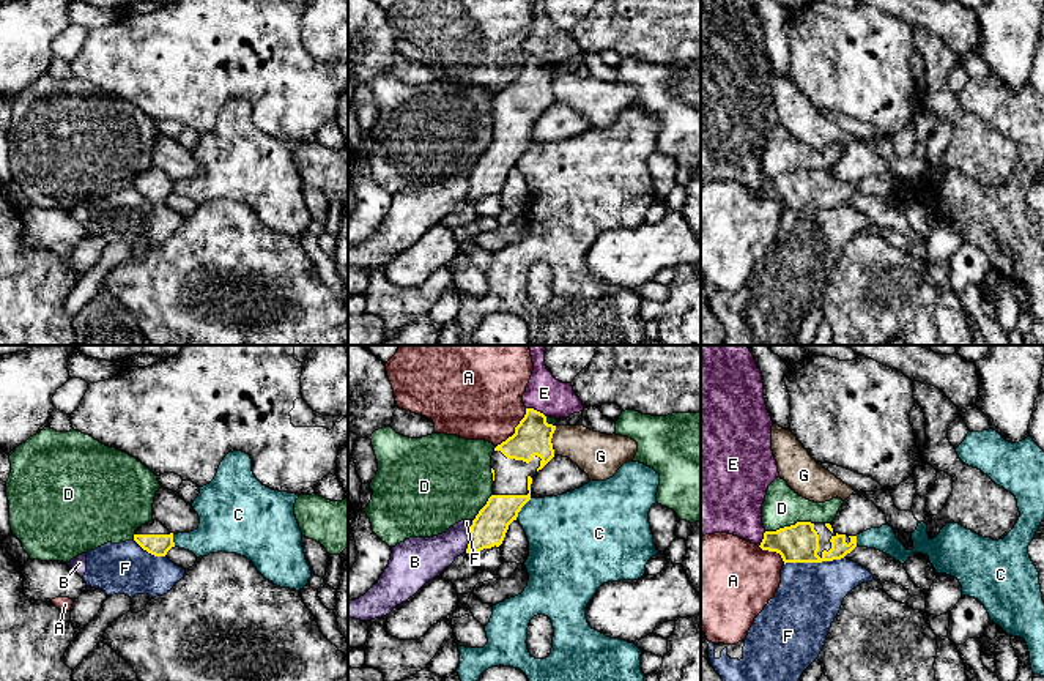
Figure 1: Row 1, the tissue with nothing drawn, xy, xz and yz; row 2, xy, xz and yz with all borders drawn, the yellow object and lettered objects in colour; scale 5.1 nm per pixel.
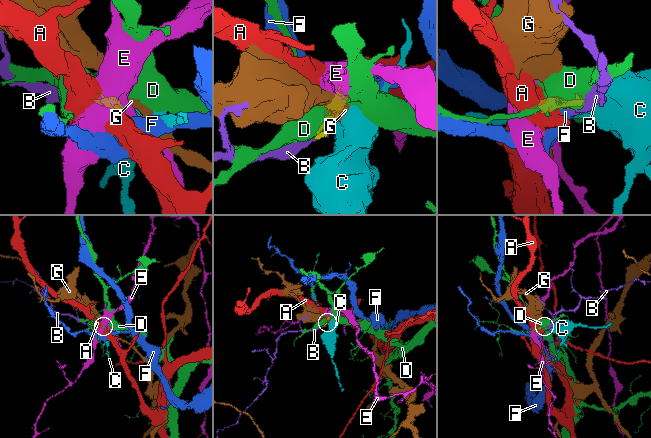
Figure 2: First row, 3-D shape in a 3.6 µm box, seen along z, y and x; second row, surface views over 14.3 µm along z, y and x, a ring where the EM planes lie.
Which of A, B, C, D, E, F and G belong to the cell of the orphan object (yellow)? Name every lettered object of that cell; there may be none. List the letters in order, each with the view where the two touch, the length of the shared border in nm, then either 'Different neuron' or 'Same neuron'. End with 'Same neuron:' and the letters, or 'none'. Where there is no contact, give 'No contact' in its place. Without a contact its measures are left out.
A: Touches yellow in xz. Shared border 260 nm. Different neuron
B: Touches yellow in xz. Shared border 140 nm. Different neuron
C: Touches yellow in xz. Shared border 140 nm. Different neuron
D: Touches yellow in yz. Shared border 260 nm. Different neuron
E: Touches yellow in xz. Shared border 120 nm. Different neuron
F: Touches yellow in yz. Shared border 300 nm. Different neuron
G: Touches yellow in xz. Shared border 150 nm. Different neuron
Same neuron: none

